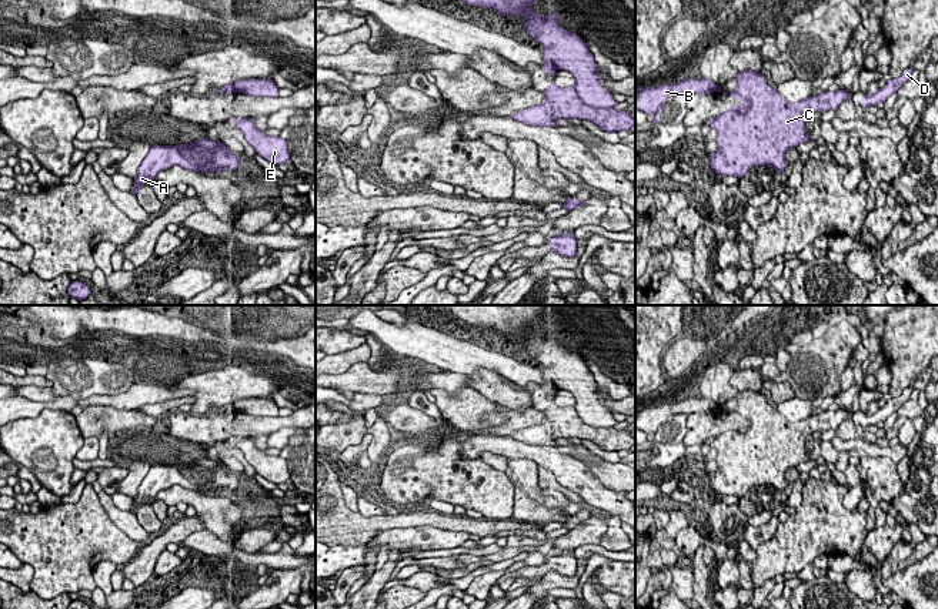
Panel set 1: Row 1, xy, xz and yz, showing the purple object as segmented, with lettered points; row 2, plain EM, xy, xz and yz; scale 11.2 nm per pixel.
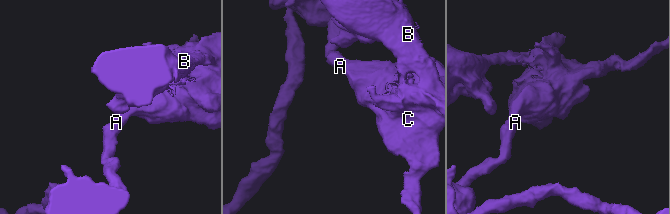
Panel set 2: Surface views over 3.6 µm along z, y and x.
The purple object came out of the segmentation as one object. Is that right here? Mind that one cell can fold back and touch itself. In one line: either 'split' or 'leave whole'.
split

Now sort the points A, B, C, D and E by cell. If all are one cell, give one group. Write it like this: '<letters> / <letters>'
A C D E / B

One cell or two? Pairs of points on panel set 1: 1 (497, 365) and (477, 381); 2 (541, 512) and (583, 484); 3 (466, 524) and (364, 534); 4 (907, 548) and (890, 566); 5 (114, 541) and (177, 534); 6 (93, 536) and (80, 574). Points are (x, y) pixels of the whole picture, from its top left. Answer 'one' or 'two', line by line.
1: two
2: two
3: one
4: one
5: two
6: one

